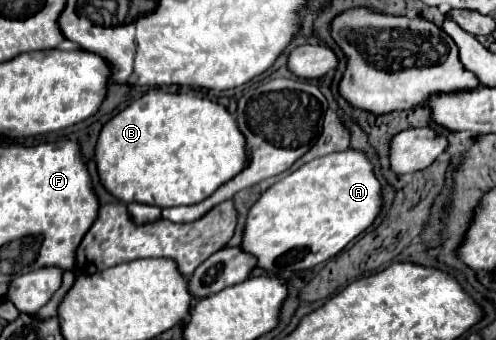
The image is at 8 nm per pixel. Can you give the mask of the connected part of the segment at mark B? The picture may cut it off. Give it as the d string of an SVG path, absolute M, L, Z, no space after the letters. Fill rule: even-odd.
M149 90L109 120L97 142L97 168L105 188L121 202L141 202L159 208L191 206L209 198L219 186L235 178L247 166L247 142L229 110L193 94L161 94Z

